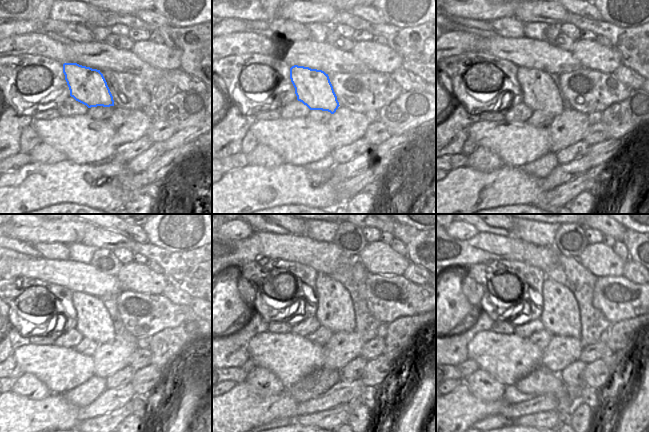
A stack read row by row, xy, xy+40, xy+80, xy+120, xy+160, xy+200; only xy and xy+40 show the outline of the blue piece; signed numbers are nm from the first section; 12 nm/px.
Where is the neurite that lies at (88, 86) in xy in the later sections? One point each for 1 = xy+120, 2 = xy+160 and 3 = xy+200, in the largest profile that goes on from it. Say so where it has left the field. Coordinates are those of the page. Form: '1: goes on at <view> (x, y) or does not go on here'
1: goes on at xy+120 (94, 321)
2: goes on at xy+160 (335, 311)
3: goes on at xy+200 (560, 315)

